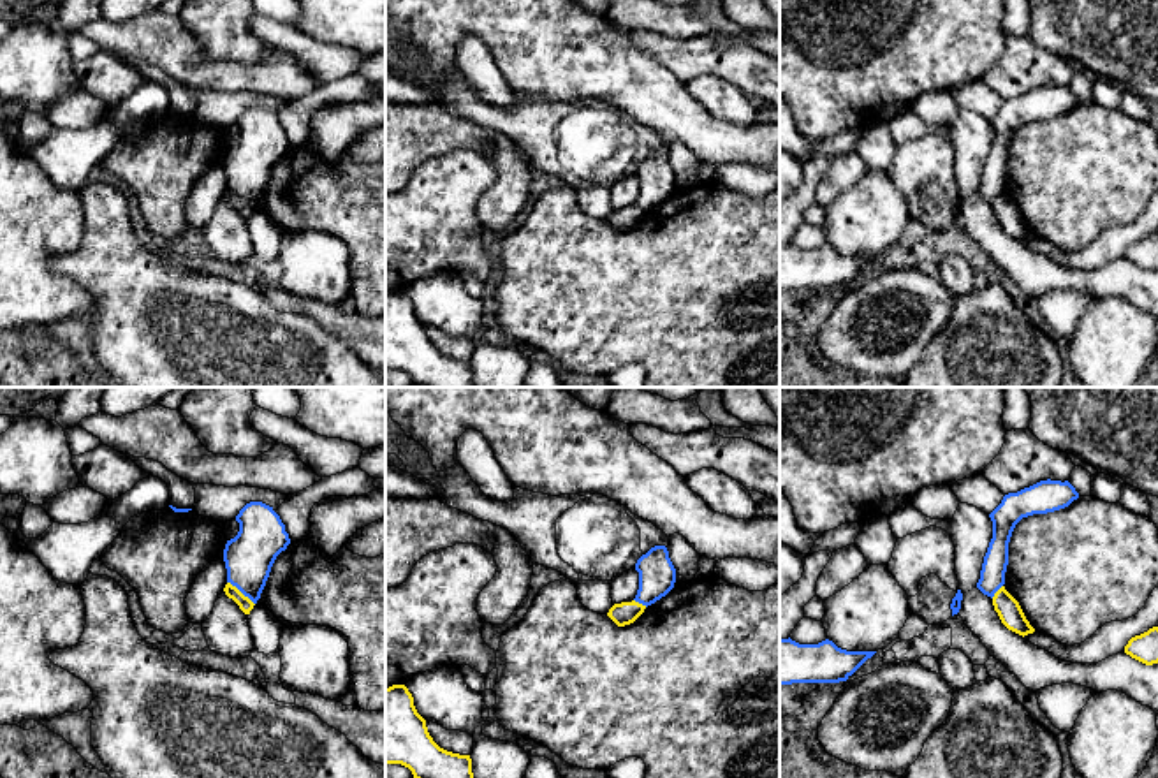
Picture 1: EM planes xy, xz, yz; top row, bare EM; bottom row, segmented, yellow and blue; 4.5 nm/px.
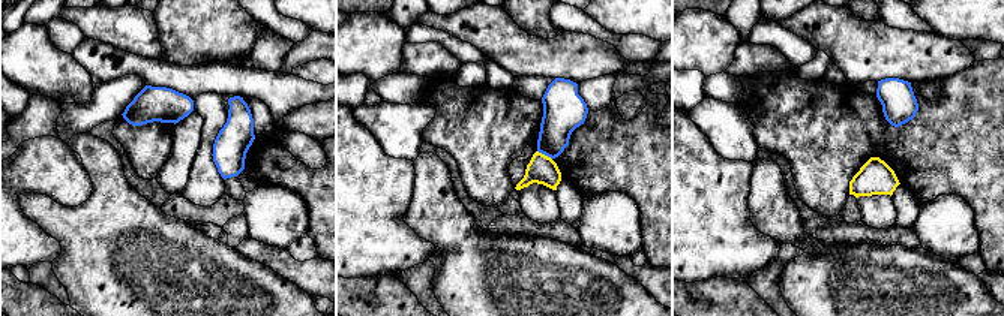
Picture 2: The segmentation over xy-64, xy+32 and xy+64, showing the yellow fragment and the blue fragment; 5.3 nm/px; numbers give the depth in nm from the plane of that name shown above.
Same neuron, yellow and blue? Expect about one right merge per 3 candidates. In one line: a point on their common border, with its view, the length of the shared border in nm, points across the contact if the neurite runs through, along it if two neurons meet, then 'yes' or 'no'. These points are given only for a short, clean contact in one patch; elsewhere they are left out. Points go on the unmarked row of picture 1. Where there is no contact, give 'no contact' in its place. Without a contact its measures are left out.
meets yellow in xy at (240, 198); contact 170 nm long; no

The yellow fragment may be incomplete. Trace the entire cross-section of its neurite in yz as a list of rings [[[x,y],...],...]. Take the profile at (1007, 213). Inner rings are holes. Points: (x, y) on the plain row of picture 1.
[[[1001,192],[994,199],[993,211],[994,211],[994,217],[998,218],[1001,229],[1008,236],[1012,236],[1022,243],[1035,238],[1035,234],[1026,225],[1019,208],[1005,195],[1005,192]]]

